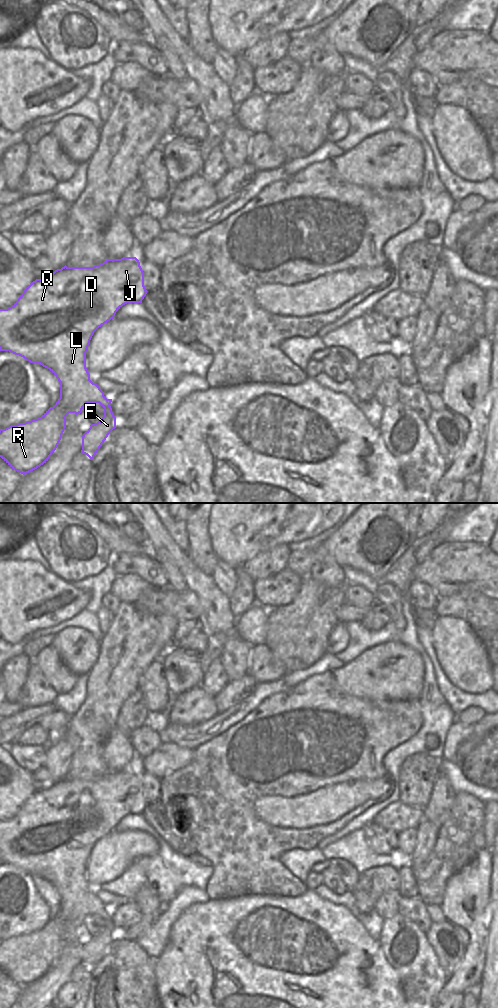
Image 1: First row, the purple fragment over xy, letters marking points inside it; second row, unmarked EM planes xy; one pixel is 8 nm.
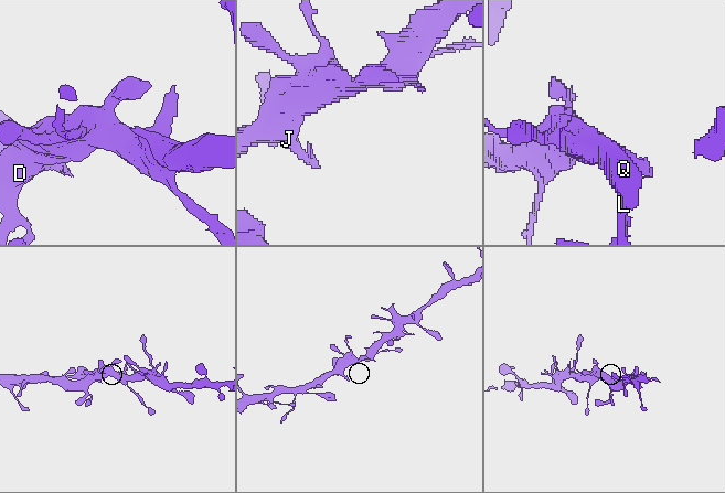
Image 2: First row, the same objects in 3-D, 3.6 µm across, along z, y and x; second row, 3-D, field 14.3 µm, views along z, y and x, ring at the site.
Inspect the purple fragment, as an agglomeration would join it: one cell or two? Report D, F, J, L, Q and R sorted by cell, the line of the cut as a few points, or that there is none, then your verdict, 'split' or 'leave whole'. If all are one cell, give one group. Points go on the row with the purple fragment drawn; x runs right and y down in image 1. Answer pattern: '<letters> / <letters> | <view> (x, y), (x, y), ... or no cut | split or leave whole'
D F J L Q R | no cut | leave whole

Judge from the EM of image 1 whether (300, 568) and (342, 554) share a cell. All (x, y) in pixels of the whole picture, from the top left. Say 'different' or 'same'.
same

